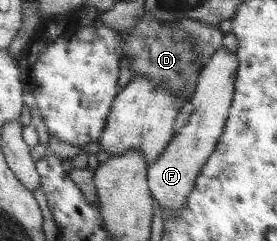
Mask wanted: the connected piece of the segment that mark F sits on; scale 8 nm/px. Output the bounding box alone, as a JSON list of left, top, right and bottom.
[147,46,237,218]

